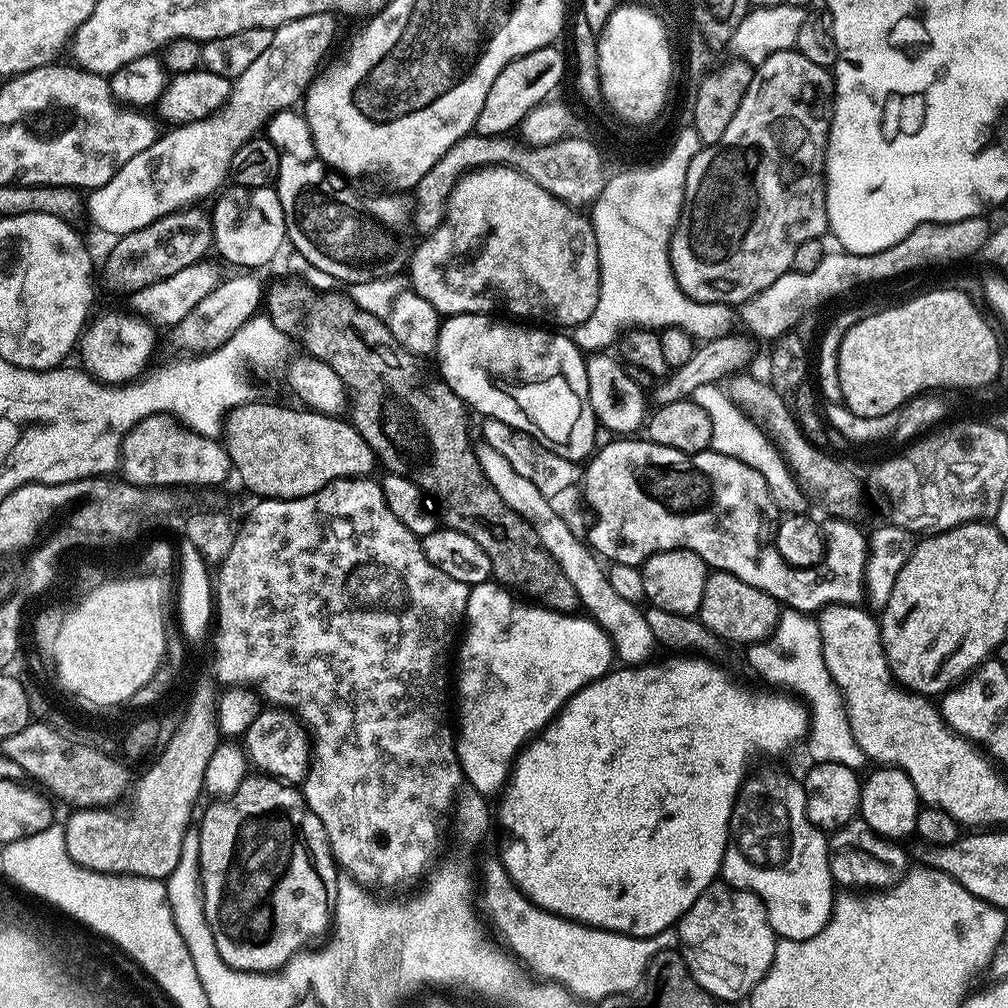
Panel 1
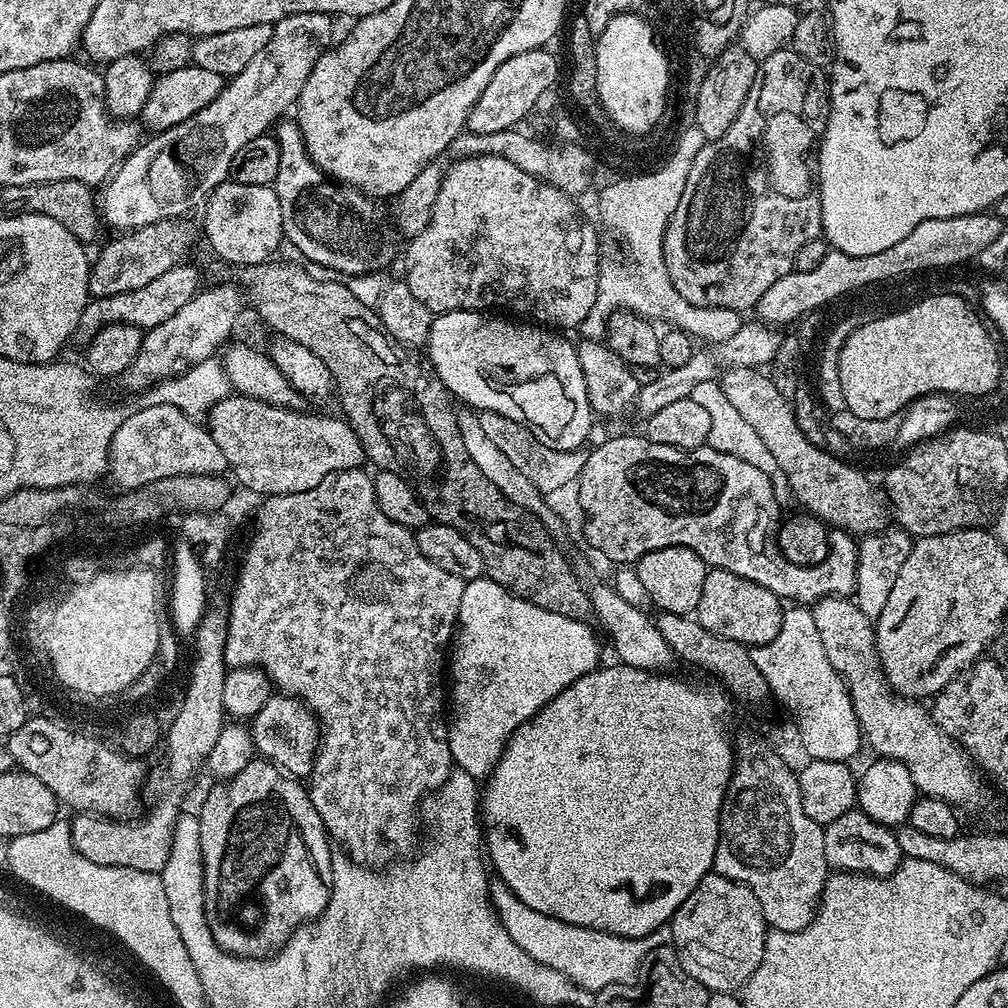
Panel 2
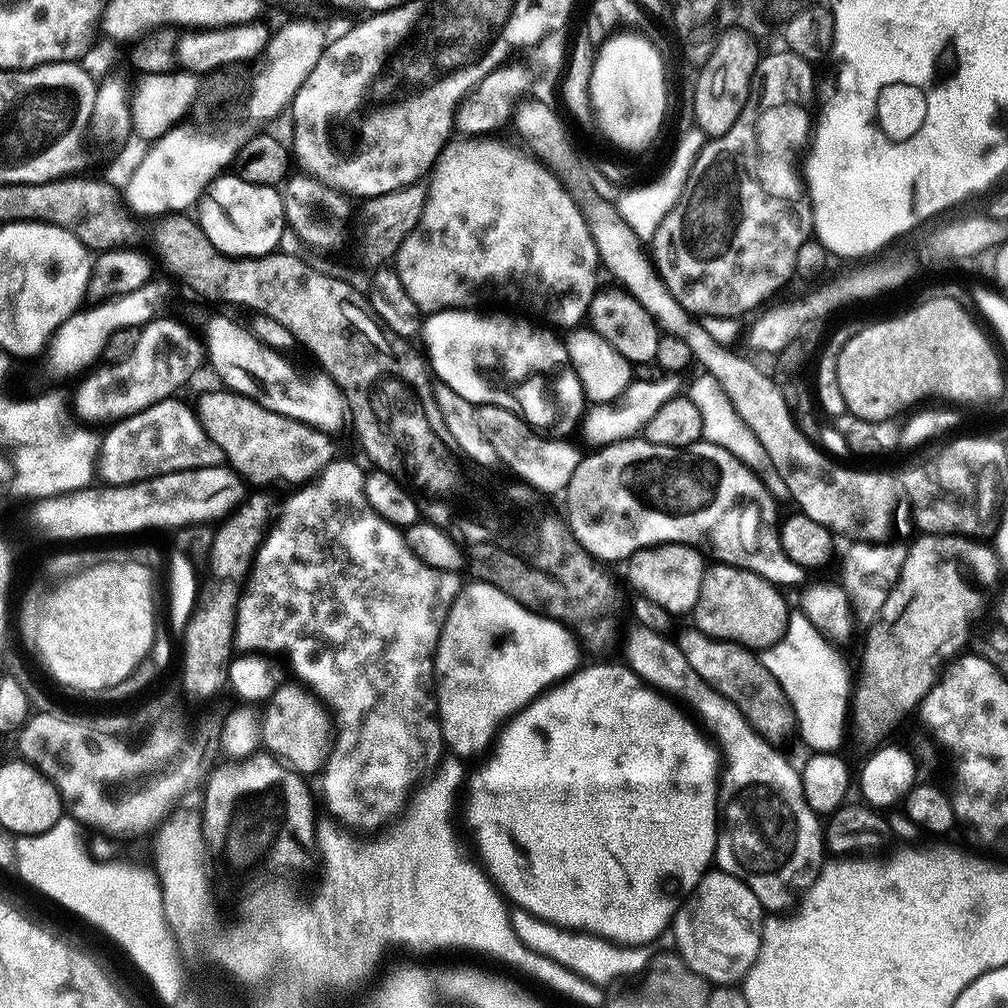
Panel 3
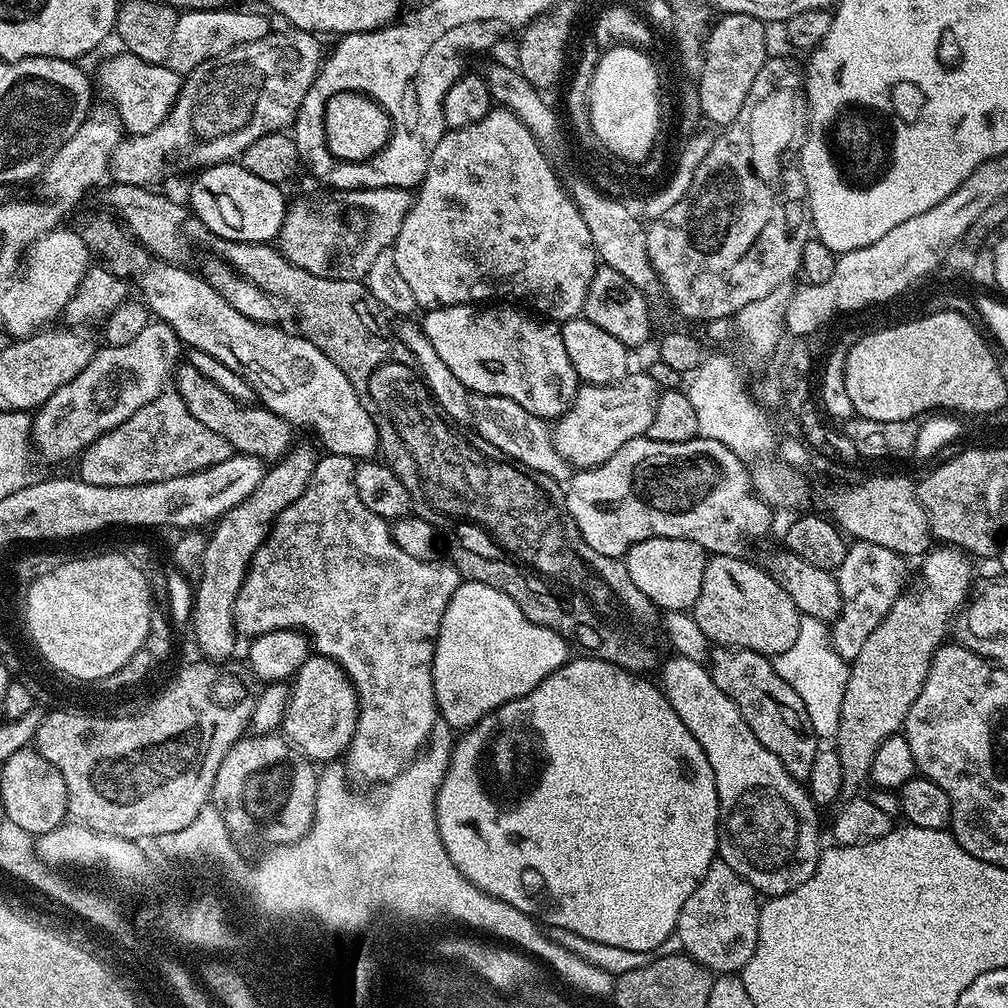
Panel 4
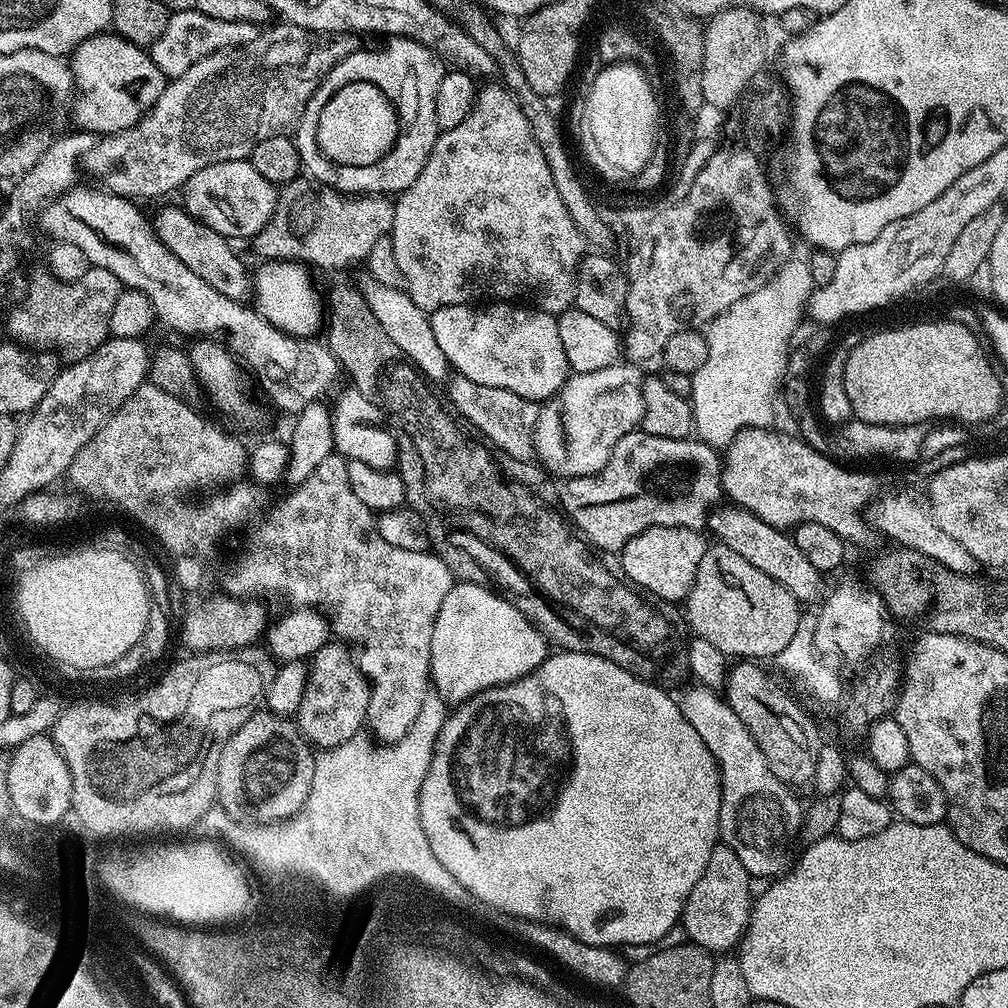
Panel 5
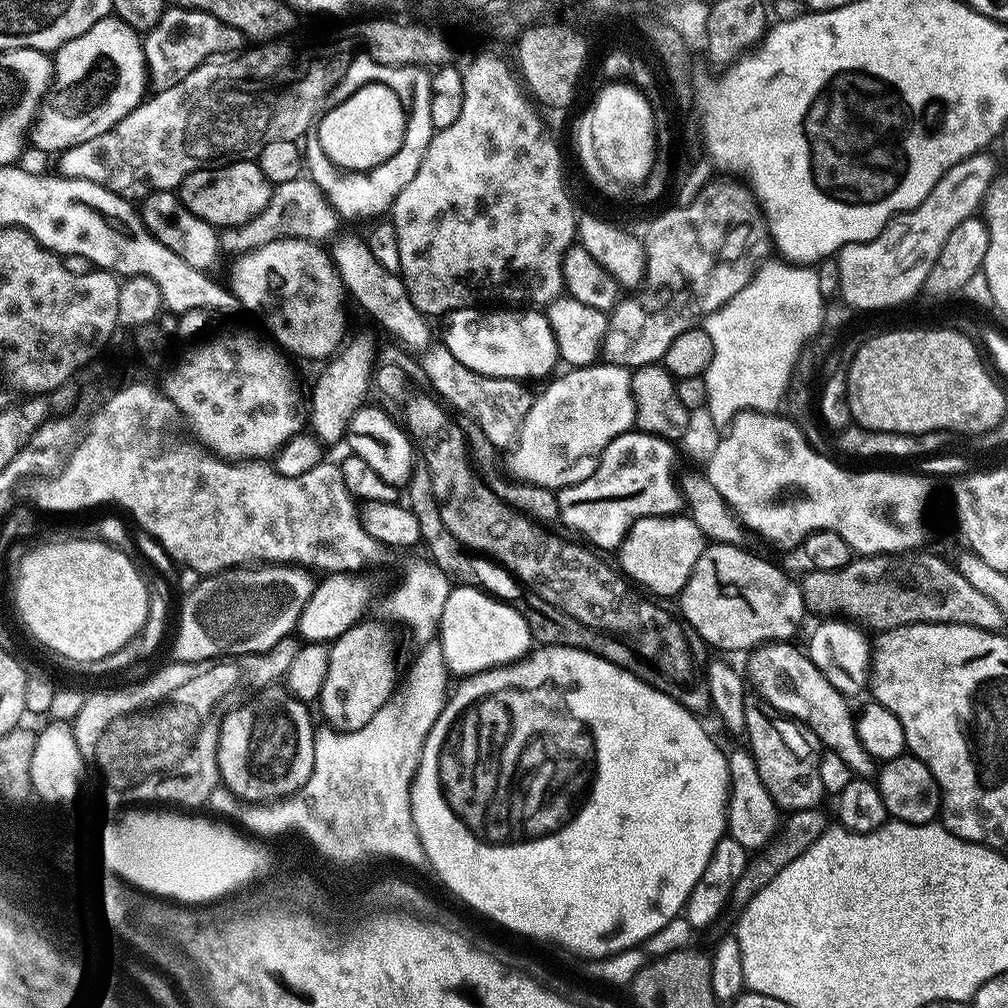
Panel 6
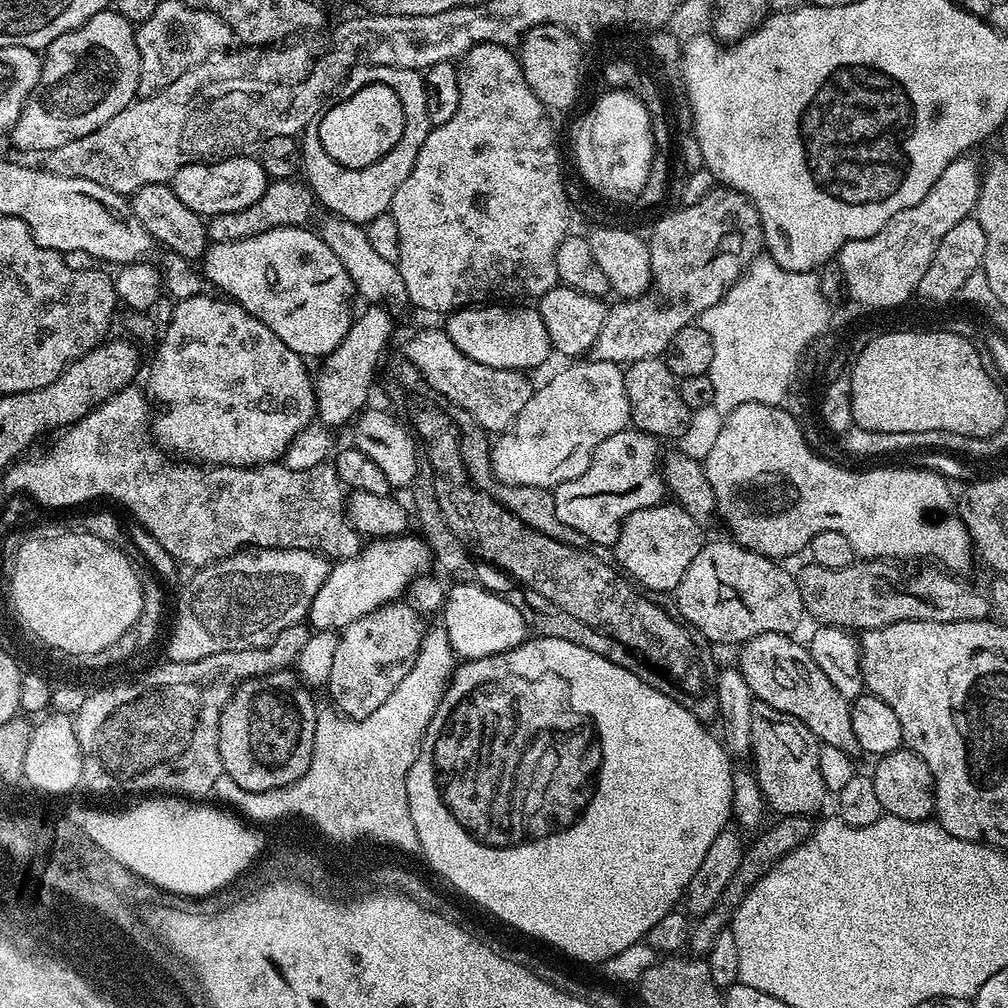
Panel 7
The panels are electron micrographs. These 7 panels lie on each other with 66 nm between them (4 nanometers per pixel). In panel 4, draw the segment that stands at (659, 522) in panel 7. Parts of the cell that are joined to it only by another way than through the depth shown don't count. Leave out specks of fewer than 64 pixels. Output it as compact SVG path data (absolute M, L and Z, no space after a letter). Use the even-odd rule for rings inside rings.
M646 538L628 551L626 580L641 597L650 598L652 606L657 609L664 612L686 612L695 609L708 557L709 553L698 546L698 542L690 542L686 538Z

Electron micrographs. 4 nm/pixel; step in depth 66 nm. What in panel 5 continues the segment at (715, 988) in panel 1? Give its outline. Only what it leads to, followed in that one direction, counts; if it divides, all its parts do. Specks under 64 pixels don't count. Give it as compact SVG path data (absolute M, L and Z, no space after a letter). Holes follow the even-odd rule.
M717 843L710 854L710 862L706 862L706 870L702 870L702 878L698 878L694 890L690 890L690 898L686 898L682 917L682 929L688 935L685 937L710 953L731 953L743 941L748 919L752 916L752 884L754 878L746 866L742 866L738 854L734 854L730 846Z

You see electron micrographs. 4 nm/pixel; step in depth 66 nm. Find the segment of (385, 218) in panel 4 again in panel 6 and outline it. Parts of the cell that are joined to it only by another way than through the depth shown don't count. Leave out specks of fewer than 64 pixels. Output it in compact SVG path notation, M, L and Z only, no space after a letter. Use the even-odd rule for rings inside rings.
M302 174L294 178L294 182L275 185L270 202L266 202L266 210L262 210L262 214L258 214L250 222L237 228L219 229L220 250L224 254L233 252L232 256L237 258L279 240L331 241L337 235L335 232L339 224L342 224L341 217L337 216L322 189Z

